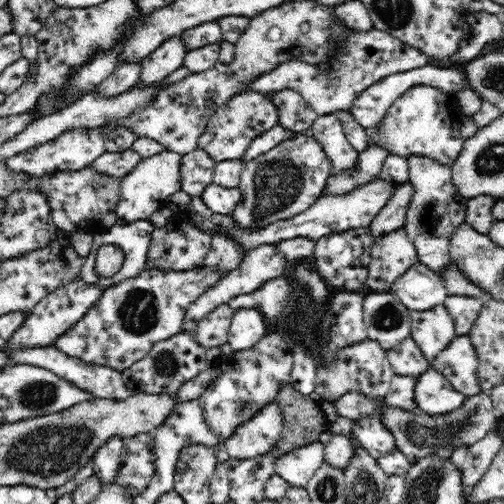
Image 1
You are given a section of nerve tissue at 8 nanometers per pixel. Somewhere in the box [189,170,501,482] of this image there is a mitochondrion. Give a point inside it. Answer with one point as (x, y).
(423, 436)

